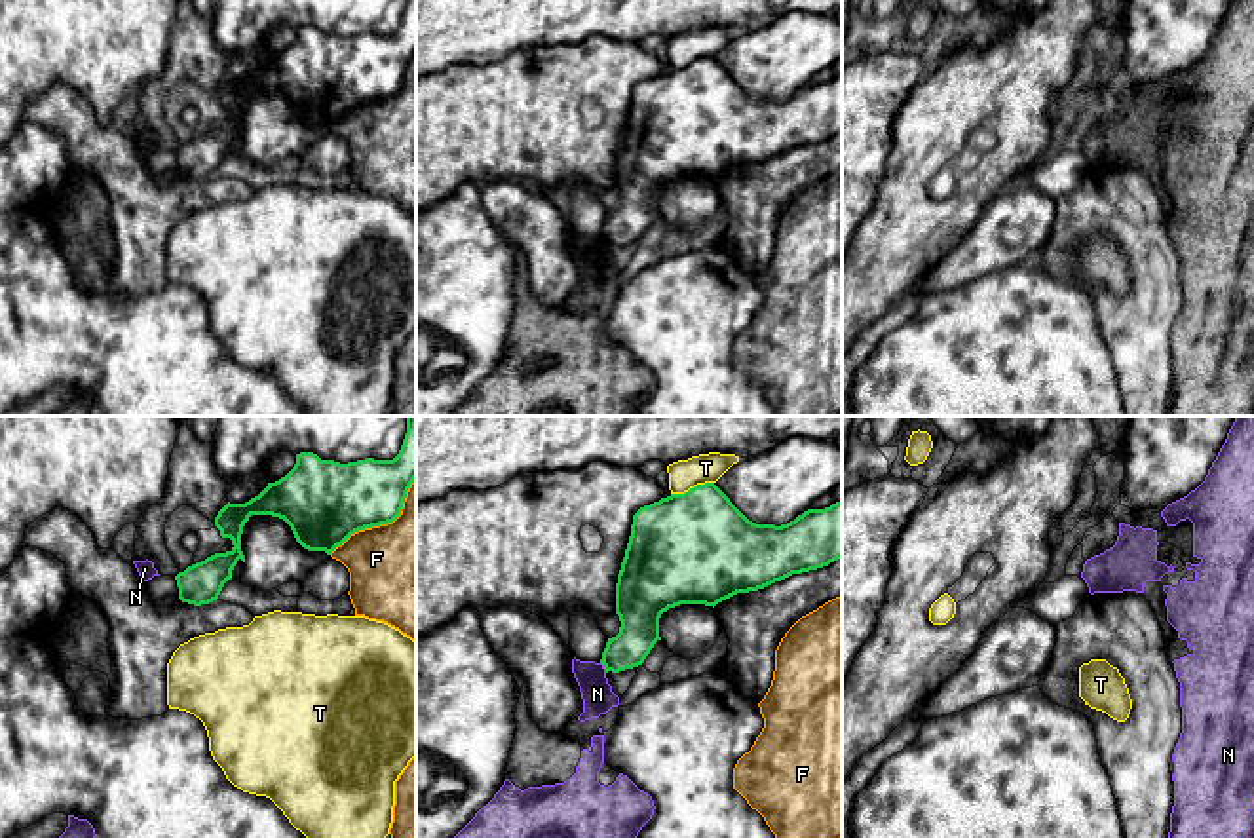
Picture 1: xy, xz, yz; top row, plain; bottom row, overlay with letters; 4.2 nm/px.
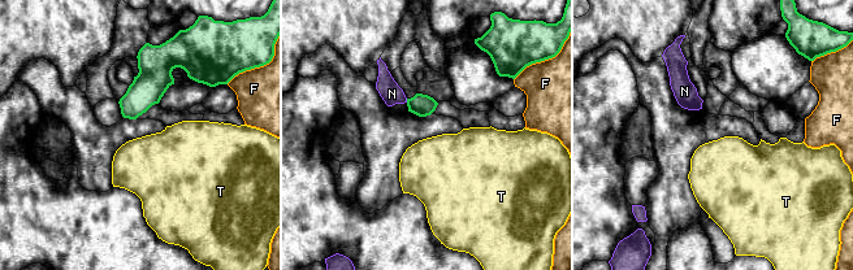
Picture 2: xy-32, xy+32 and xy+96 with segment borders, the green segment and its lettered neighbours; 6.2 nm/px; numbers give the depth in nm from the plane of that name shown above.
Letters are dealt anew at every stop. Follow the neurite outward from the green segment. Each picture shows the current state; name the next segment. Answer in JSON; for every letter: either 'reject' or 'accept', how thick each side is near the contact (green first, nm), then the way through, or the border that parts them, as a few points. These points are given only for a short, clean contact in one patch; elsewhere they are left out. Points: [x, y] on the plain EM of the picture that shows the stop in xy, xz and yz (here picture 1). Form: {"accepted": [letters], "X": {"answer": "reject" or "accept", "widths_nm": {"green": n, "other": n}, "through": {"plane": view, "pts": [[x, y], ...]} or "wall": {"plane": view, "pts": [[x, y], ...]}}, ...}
{"accepted": [], "F": {"answer": "reject", "widths_nm": {"green": 340, "other": 480}}, "N": {"answer": "reject", "widths_nm": {"green": 170, "other": 130}, "wall": {"plane": "xz", "pts": [[601, 236], [607, 246]]}}, "T": {"answer": "reject", "widths_nm": {"green": 460, "other": 130}}}

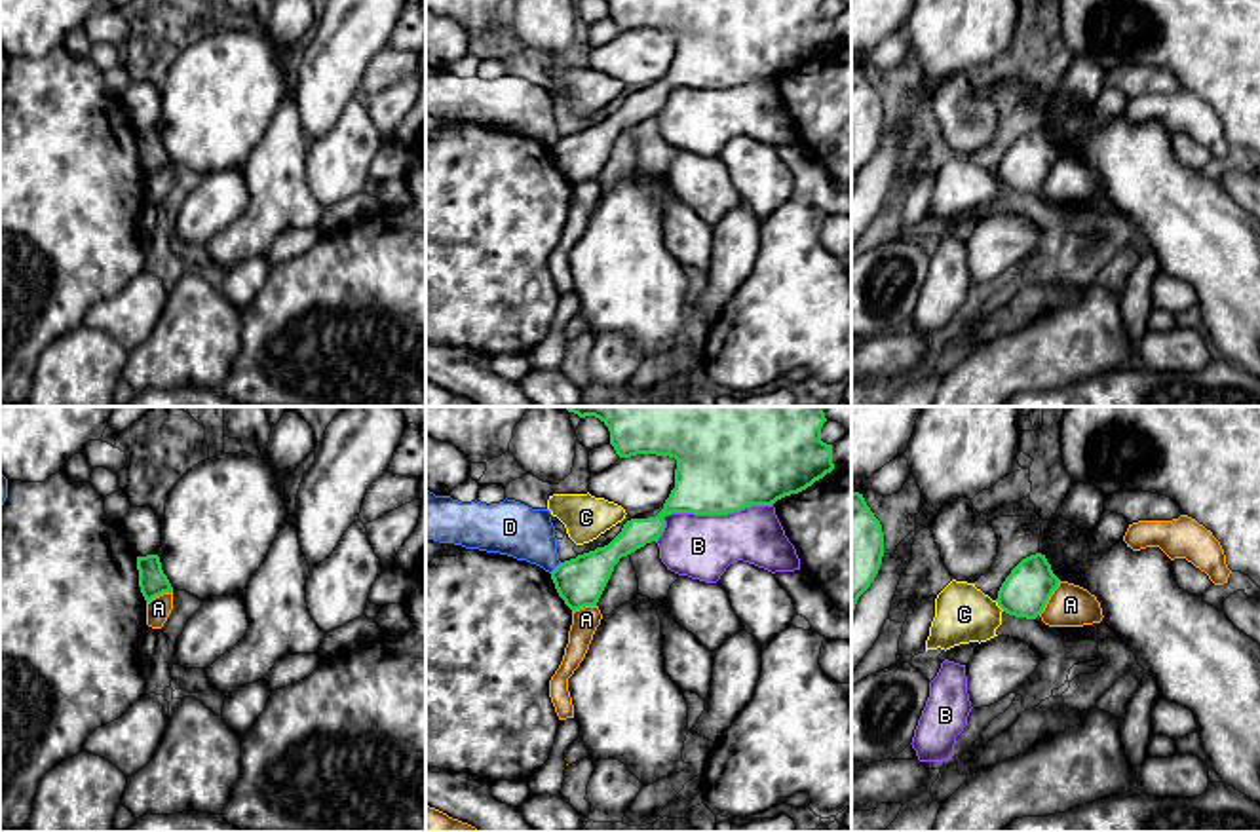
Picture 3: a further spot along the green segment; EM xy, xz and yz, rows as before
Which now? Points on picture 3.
{"accepted": [], "A": {"answer": "reject", "widths_nm": {"green": 200, "other": 180}}, "B": {"answer": "reject", "widths_nm": {"green": 380, "other": 280}}, "C": {"answer": "reject", "widths_nm": {"green": 200, "other": 240}}, "D": {"answer": "reject", "widths_nm": {"green": 200, "other": 220}, "wall": {"plane": "xz", "pts": [[561, 137], [550, 147]]}}}

